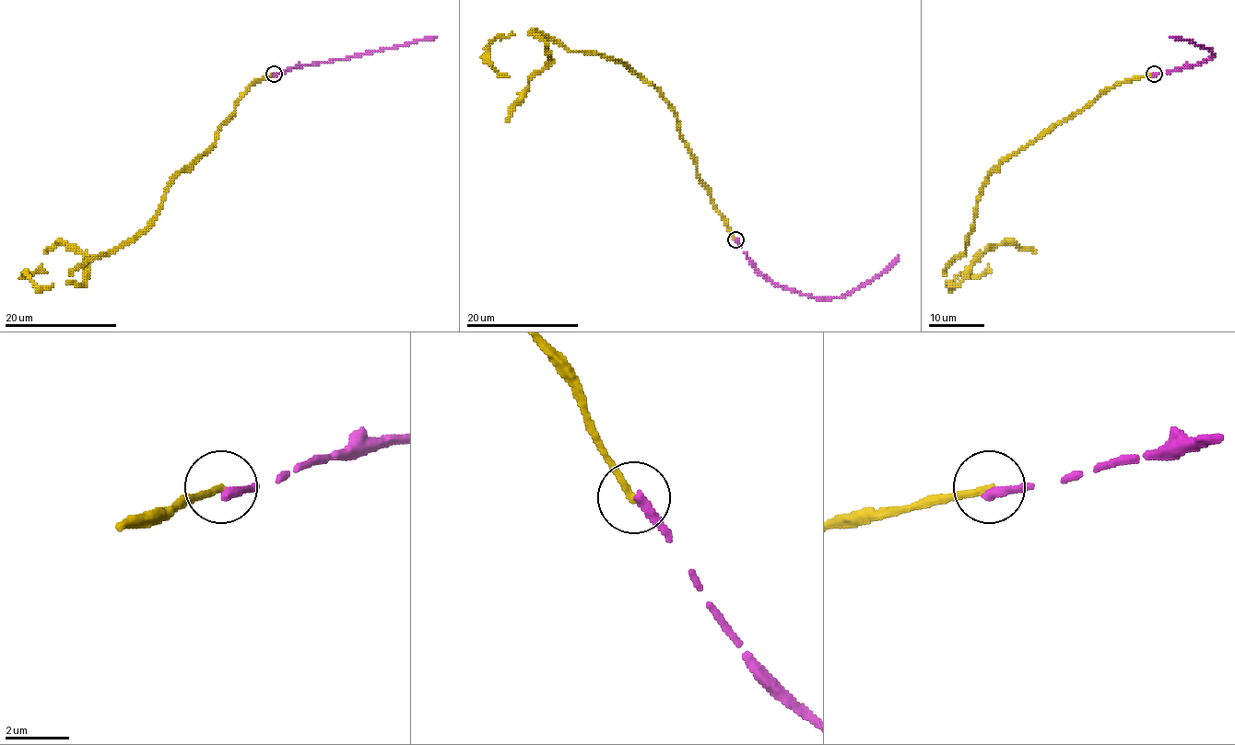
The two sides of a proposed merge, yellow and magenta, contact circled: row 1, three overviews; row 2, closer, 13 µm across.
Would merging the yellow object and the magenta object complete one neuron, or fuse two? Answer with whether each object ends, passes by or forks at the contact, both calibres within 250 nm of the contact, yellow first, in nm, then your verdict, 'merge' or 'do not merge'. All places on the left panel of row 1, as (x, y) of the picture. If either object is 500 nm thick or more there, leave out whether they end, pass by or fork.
yellow ends | magenta ends | 220/300 nm | do not merge

